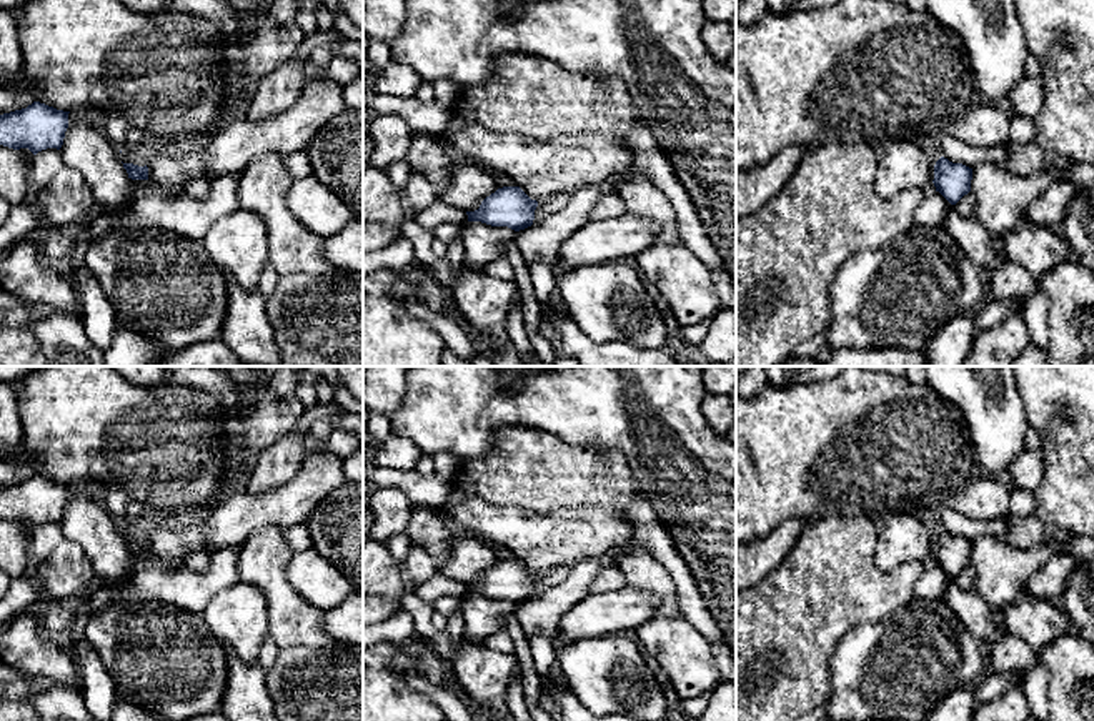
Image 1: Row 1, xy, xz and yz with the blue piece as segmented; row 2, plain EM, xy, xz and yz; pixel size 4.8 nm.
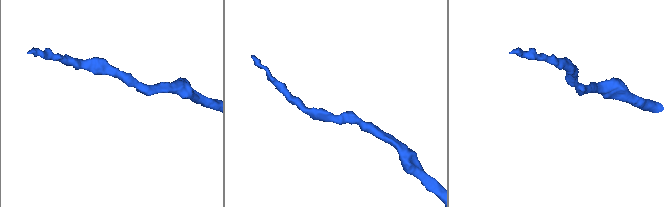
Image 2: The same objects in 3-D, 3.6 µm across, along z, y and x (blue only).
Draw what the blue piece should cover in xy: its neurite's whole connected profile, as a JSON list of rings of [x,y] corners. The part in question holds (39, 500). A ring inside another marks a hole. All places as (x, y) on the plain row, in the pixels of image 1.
[[[33,475],[22,483],[3,486],[0,488],[0,518],[13,523],[28,521],[33,528],[47,521],[60,523],[68,501],[68,486],[40,475]]]

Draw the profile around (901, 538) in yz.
[[[891,515],[878,525],[876,564],[891,571],[903,563],[922,563],[934,553],[934,538],[917,515]]]

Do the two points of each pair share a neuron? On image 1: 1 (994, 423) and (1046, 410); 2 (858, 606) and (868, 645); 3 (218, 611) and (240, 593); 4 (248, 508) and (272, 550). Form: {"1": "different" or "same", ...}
{"1": "different", "2": "different", "3": "same", "4": "different"}

